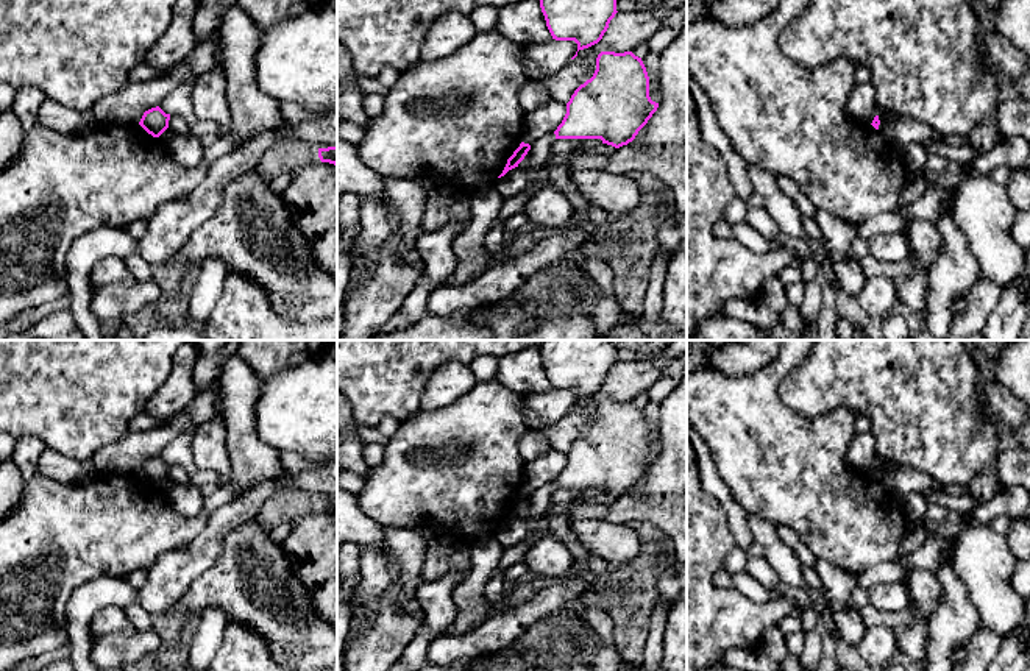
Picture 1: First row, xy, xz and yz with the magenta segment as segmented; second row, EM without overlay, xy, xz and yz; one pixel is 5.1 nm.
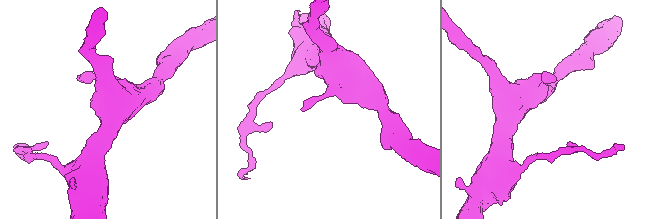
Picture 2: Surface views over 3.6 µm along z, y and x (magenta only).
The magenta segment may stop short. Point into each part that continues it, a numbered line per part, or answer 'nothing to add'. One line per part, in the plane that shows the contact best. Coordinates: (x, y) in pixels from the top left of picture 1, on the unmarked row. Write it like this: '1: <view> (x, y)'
nothing to add

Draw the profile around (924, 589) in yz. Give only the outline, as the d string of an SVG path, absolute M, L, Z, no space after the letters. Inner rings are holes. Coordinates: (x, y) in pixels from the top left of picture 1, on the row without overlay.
M916 568L908 576L907 590L913 599L915 613L927 623L943 596L936 576L932 571Z

